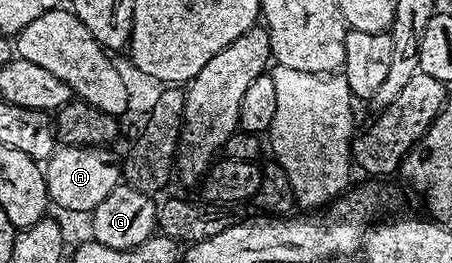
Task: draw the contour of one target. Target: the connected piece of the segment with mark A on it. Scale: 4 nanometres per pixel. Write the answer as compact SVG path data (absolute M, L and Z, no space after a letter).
M100 145L58 147L43 168L50 203L69 212L93 212L122 179L121 158L113 151L115 150Z

